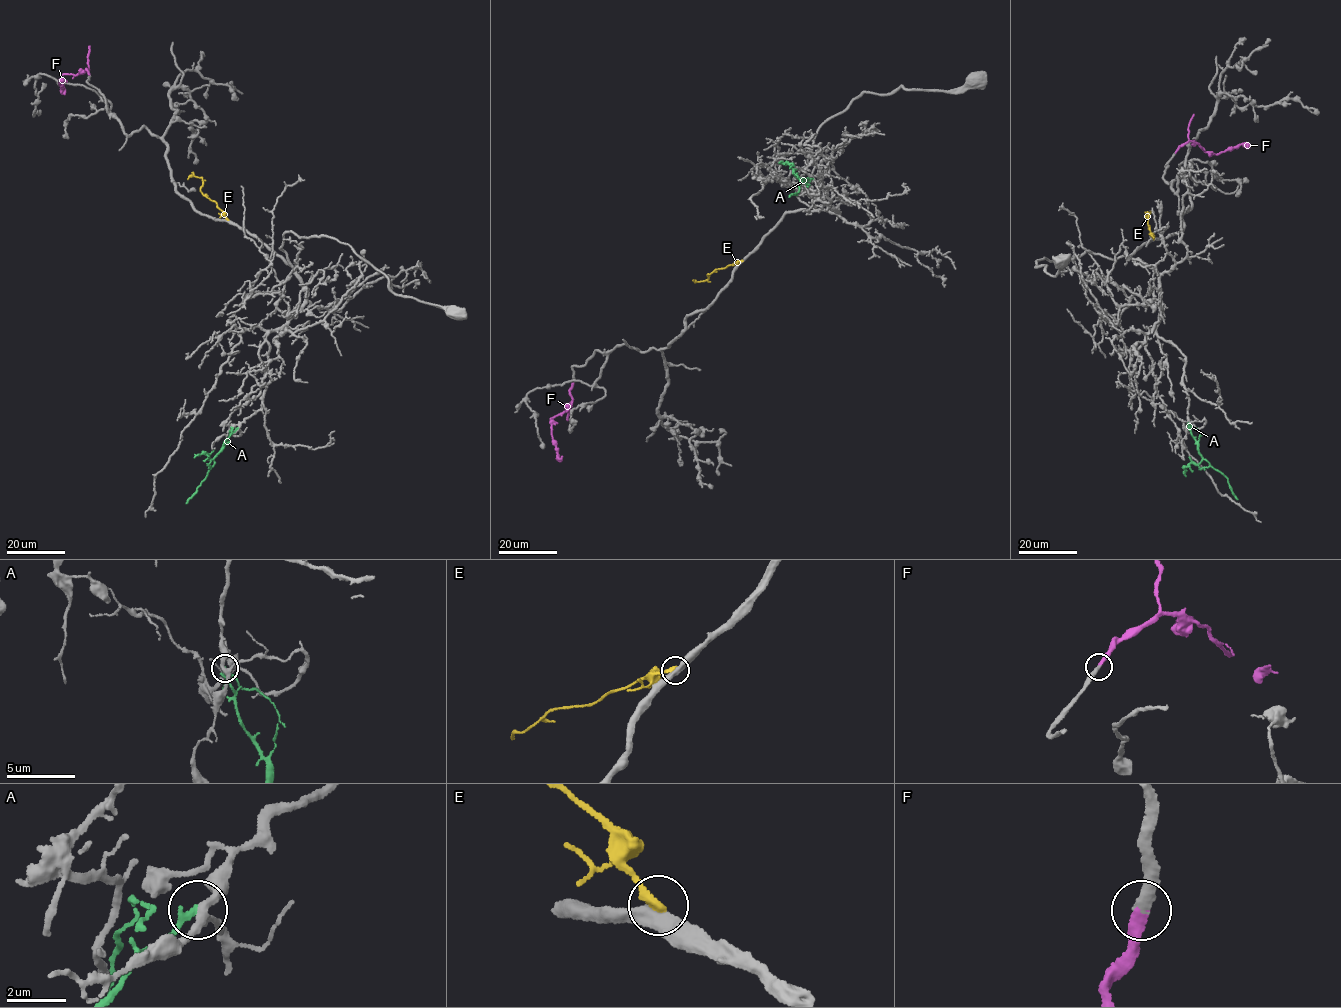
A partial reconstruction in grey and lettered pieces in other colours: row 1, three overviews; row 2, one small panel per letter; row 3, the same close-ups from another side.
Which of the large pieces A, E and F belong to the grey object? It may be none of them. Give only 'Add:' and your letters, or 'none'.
Add: F

